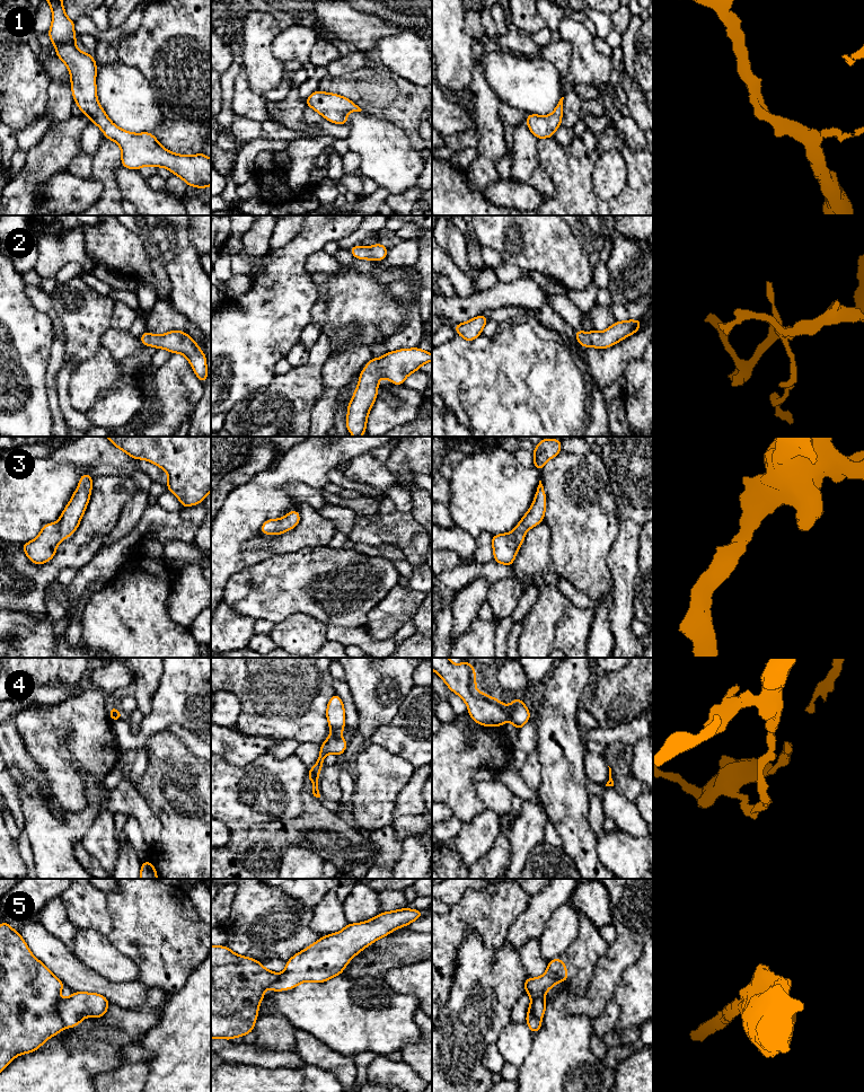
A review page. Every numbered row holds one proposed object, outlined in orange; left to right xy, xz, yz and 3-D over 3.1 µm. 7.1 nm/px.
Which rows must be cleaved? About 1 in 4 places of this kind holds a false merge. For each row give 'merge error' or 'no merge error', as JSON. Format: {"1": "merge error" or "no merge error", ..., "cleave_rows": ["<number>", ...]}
{"1": "no merge error", "2": "no merge error", "3": "no merge error", "4": "merge error", "5": "merge error", "cleave_rows": ["4", "5"]}

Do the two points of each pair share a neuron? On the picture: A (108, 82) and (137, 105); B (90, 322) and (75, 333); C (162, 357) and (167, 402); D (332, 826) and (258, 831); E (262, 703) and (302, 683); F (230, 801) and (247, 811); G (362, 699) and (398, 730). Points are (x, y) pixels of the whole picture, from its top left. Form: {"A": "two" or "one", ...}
{"A": "one", "B": "one", "C": "two", "D": "one", "E": "one", "F": "one", "G": "two"}

